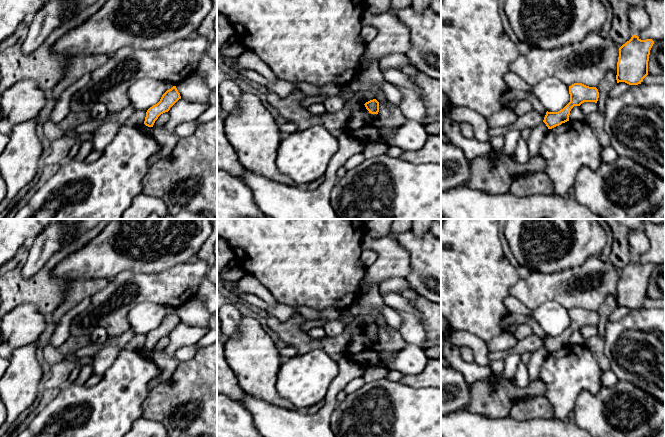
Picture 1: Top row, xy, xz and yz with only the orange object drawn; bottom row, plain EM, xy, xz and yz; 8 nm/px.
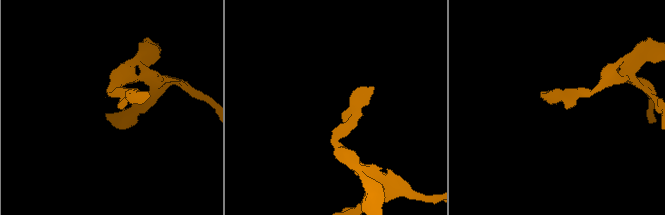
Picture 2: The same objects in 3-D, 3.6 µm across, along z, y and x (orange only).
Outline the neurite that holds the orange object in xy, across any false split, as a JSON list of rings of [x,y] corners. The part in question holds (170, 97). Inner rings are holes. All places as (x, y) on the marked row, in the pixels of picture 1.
[[[173,86],[162,95],[157,104],[147,110],[144,124],[148,127],[153,127],[158,117],[161,114],[168,112],[179,99],[181,99],[180,93],[176,86]]]

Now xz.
[[[376,99],[366,102],[364,105],[365,105],[366,109],[369,111],[369,113],[378,114],[379,102]]]

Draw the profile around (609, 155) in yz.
[[[612,146],[601,147],[601,160],[605,163],[614,163],[618,158],[618,154]]]

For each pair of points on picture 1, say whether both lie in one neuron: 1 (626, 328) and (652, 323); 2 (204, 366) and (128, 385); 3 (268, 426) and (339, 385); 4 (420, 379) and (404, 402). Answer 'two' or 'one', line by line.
1: one
2: two
3: one
4: two

